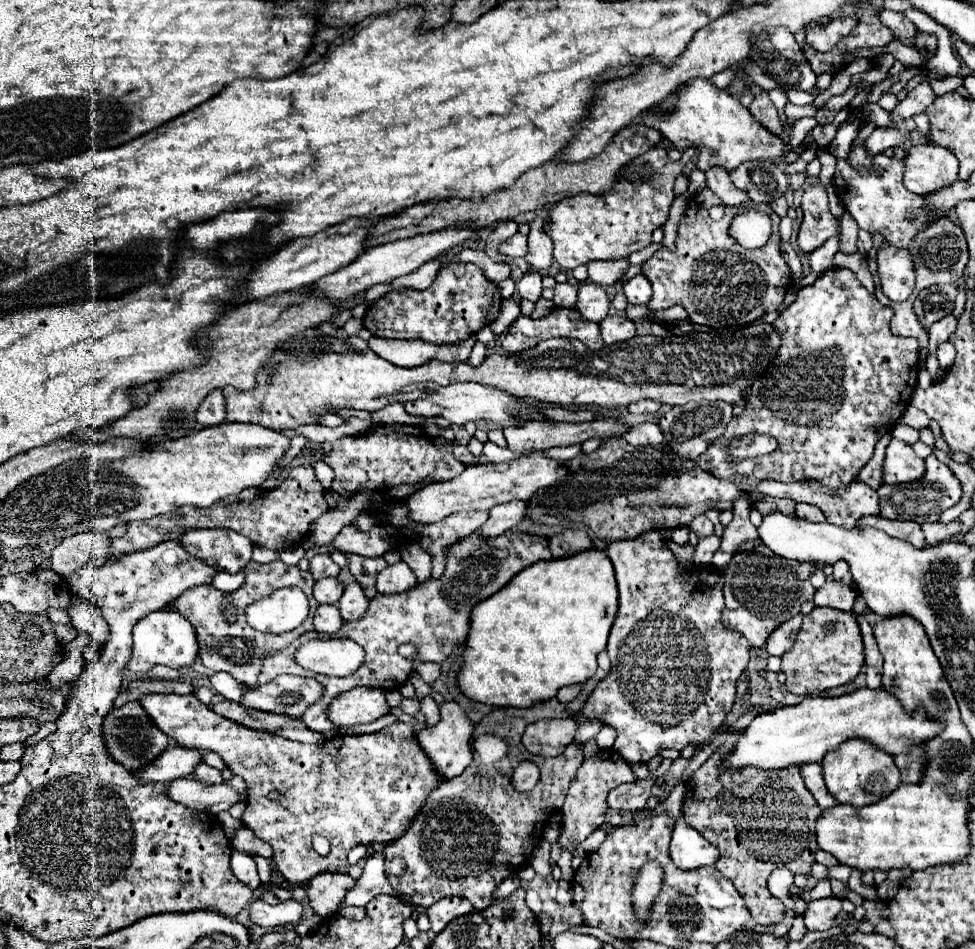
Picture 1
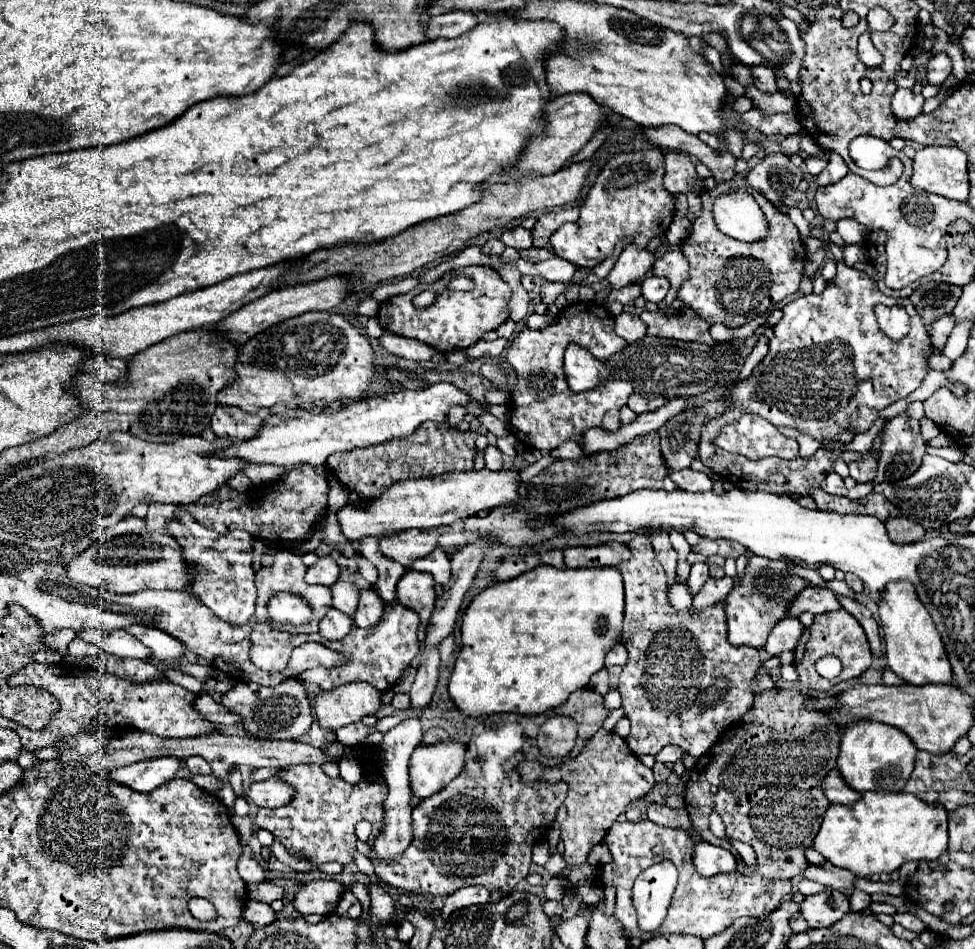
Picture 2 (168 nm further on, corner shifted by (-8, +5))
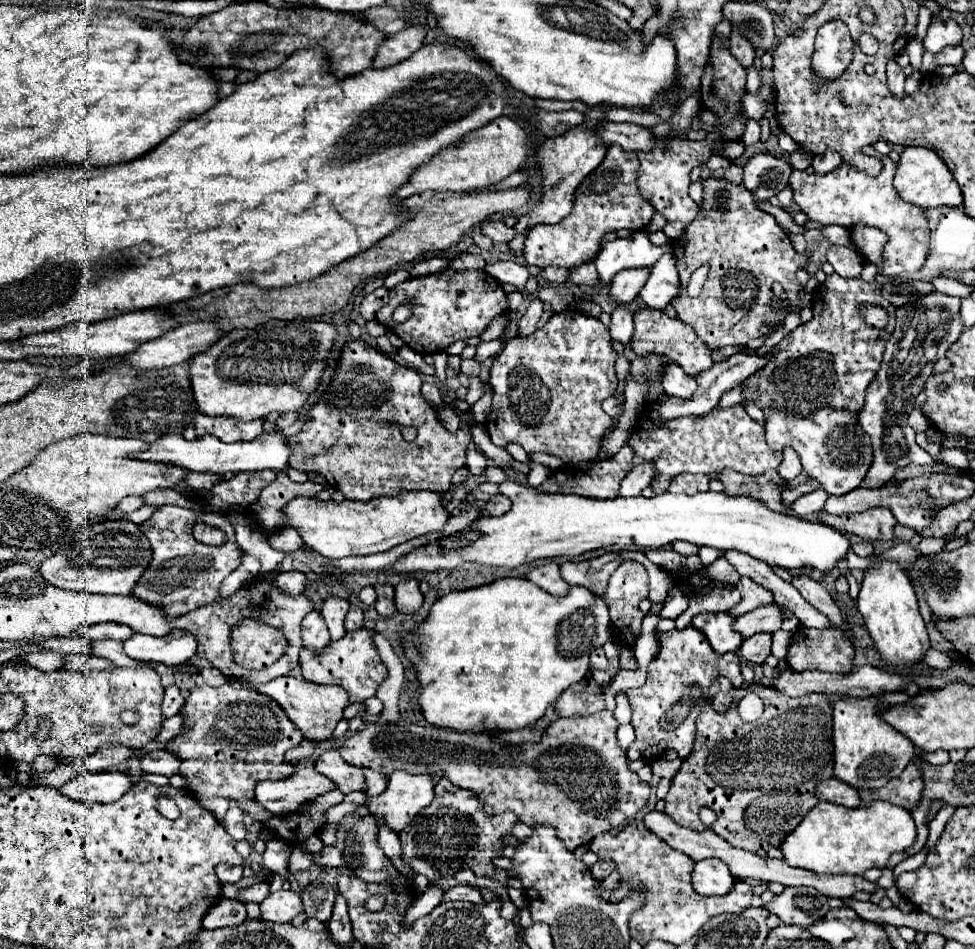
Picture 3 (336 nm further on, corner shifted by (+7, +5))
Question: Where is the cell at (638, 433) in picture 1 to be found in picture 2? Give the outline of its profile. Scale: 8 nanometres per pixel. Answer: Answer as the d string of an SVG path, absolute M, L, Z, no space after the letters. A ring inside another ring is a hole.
M690 467L678 469L678 471L670 469L668 477L684 491L708 491L708 489L712 489L712 481L708 479L708 475L694 471Z

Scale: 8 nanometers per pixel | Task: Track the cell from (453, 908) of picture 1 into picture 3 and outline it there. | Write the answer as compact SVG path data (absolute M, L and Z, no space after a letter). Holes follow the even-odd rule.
M455 885L445 891L443 901L469 901L469 903L483 903L483 895L477 887L471 885Z

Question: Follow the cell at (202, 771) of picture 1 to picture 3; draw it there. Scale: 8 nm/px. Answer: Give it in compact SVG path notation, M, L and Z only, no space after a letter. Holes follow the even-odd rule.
M151 751L141 757L139 767L143 773L159 773L159 775L171 777L171 775L179 773L179 765L181 765L181 761L175 755L171 755L169 751Z

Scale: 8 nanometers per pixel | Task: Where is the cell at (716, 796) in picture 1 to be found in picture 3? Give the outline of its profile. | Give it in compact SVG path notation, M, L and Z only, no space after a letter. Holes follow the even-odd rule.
M717 677L705 693L705 703L697 717L697 737L693 751L679 773L671 779L671 789L665 797L665 813L681 827L693 831L705 831L703 821L699 819L699 809L709 807L715 811L717 821L711 825L711 831L723 837L733 847L753 851L757 855L767 855L769 847L779 847L781 839L789 835L801 819L817 805L815 789L821 781L833 777L833 719L831 719L831 703L825 695L803 695L797 699L789 699L785 695L777 695L777 691L769 691L769 687L749 685L747 689L735 689L729 685L725 677ZM719 691L727 691L733 695L733 705L725 713L715 713L711 707L711 697ZM749 691L757 693L763 699L765 711L757 721L743 721L737 713L737 701L743 699Z

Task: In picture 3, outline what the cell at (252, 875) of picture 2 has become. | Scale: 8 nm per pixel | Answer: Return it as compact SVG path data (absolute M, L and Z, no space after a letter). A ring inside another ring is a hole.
M219 863L215 867L215 873L219 877L219 881L225 883L237 883L243 877L243 867L241 865L229 865L229 863Z

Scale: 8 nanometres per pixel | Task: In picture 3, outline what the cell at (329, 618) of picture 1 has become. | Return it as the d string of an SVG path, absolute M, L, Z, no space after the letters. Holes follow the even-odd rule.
M309 611L301 623L301 639L303 647L309 647L311 651L321 651L329 645L329 633L325 631L325 621L321 619L321 613Z

